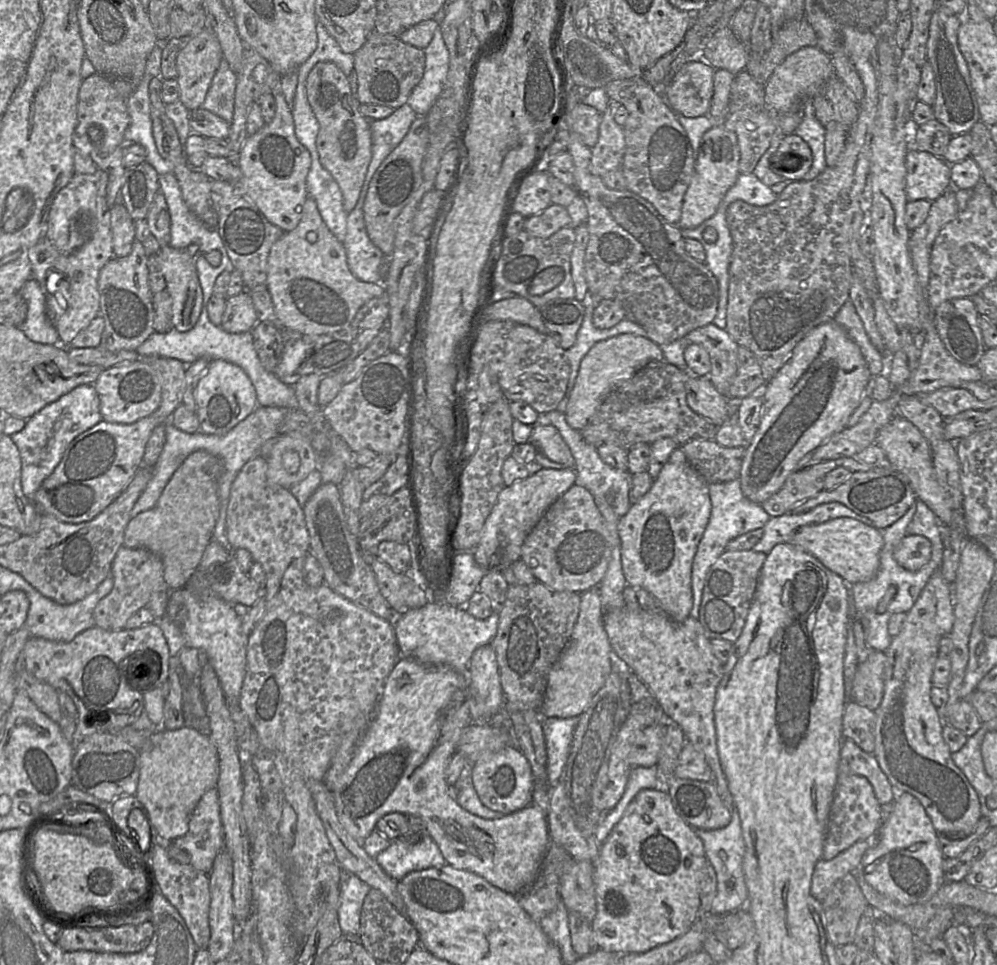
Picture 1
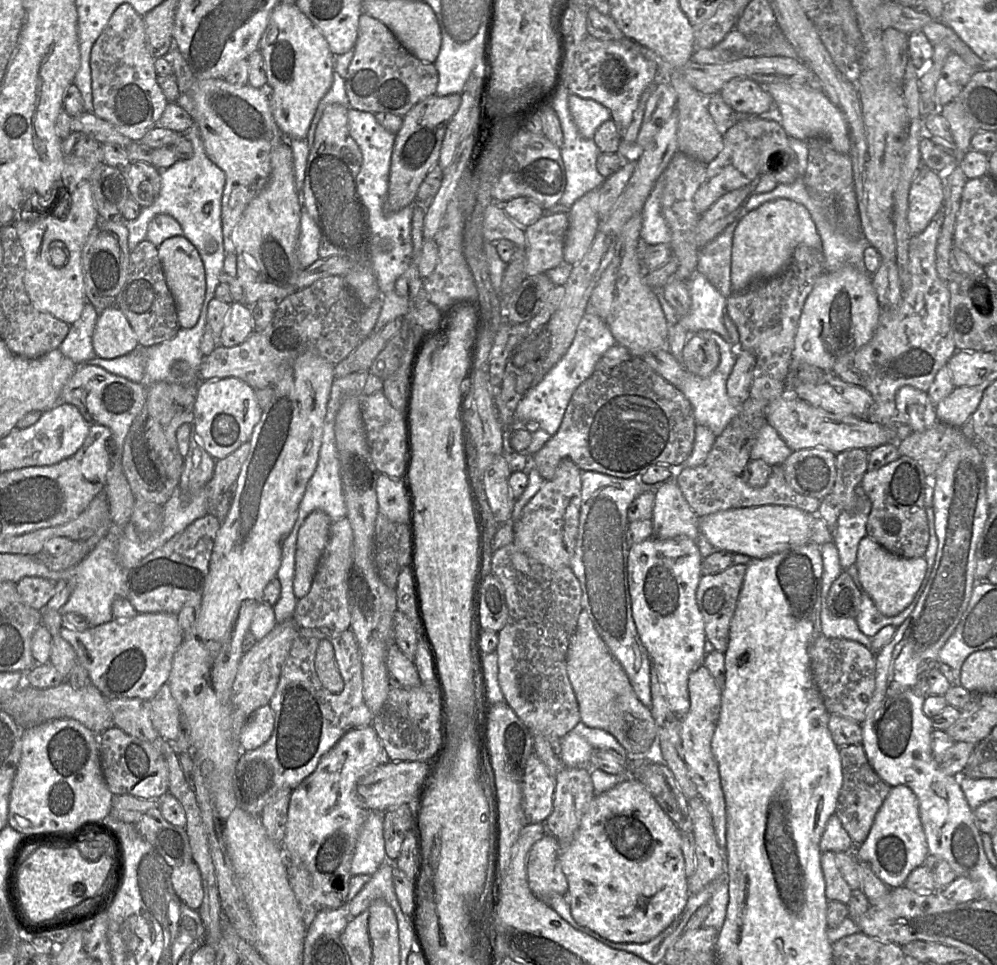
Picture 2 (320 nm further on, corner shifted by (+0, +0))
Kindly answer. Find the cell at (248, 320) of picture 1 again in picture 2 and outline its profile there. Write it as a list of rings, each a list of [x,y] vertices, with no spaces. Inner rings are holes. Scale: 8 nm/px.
[[[233,302],[218,338],[218,345],[232,348],[241,345],[254,332],[254,319],[251,308]]]

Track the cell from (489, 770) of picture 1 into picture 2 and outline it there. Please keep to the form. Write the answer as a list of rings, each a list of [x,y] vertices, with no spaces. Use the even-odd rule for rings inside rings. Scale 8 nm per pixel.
[[[532,753],[523,776],[523,811],[527,824],[544,823],[553,809],[556,777]]]

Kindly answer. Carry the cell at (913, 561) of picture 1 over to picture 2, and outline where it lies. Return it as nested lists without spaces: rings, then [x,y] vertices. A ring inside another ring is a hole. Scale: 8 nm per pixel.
[[[867,535],[859,543],[855,565],[863,590],[871,597],[878,611],[887,617],[898,615],[912,602],[927,567],[924,557],[896,556]]]

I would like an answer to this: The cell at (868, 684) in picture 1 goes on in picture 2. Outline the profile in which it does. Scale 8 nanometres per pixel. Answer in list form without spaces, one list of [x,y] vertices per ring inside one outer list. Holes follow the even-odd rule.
[[[821,634],[810,649],[810,670],[827,711],[862,724],[875,690],[875,652],[855,641]]]

